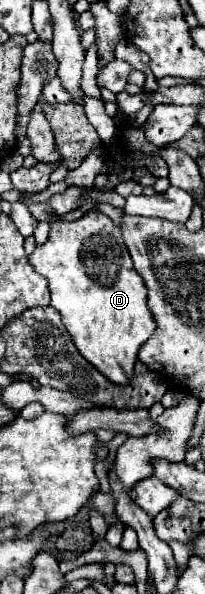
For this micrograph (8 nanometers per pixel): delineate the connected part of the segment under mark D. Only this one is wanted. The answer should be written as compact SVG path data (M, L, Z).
M46 204L36 206L36 208L34 208L34 216L36 216L38 220L48 220L48 222L50 222L50 238L48 238L42 246L36 246L36 250L28 256L32 268L34 268L40 276L44 276L44 278L48 280L48 288L50 288L50 294L52 294L50 306L54 306L54 308L62 314L62 324L66 326L68 334L72 336L72 340L74 340L78 352L80 352L100 374L104 374L110 382L114 382L114 384L126 384L126 382L132 378L132 374L134 374L134 362L138 360L136 354L138 354L140 346L152 336L156 324L154 324L152 312L150 312L148 306L146 306L146 286L144 286L144 280L142 280L142 276L140 276L140 274L134 270L134 266L132 266L128 248L126 248L126 244L122 242L120 226L116 226L116 224L114 224L106 214L102 214L102 212L88 212L88 214L84 214L82 218L78 218L78 220L74 220L74 222L52 222L52 220L48 218L48 206L46 206Z

